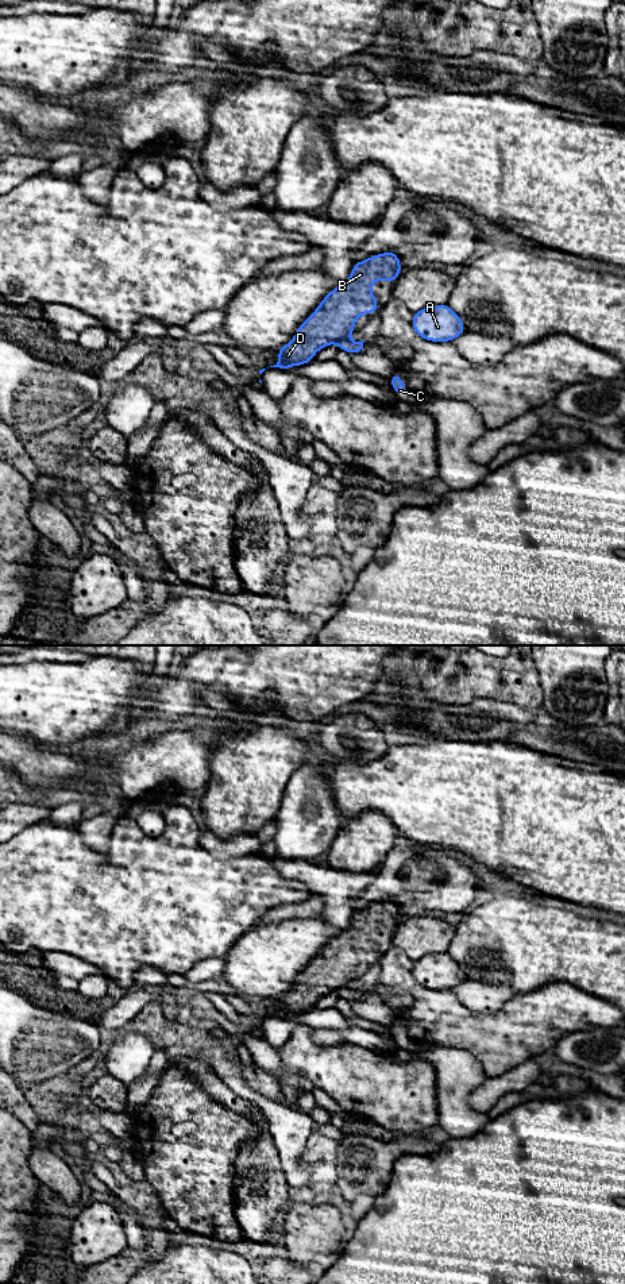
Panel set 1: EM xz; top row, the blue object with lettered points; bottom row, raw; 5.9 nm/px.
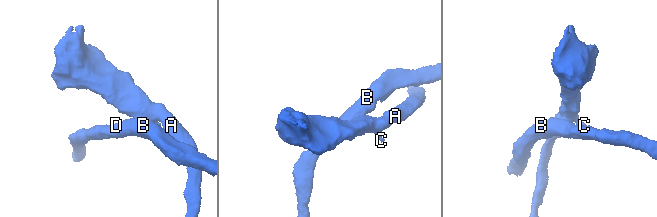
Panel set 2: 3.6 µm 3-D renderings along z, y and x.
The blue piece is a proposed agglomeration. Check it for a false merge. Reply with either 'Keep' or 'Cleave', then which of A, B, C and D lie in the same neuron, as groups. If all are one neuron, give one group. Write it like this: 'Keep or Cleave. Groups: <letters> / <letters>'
Cleave. Groups: A C / B D

